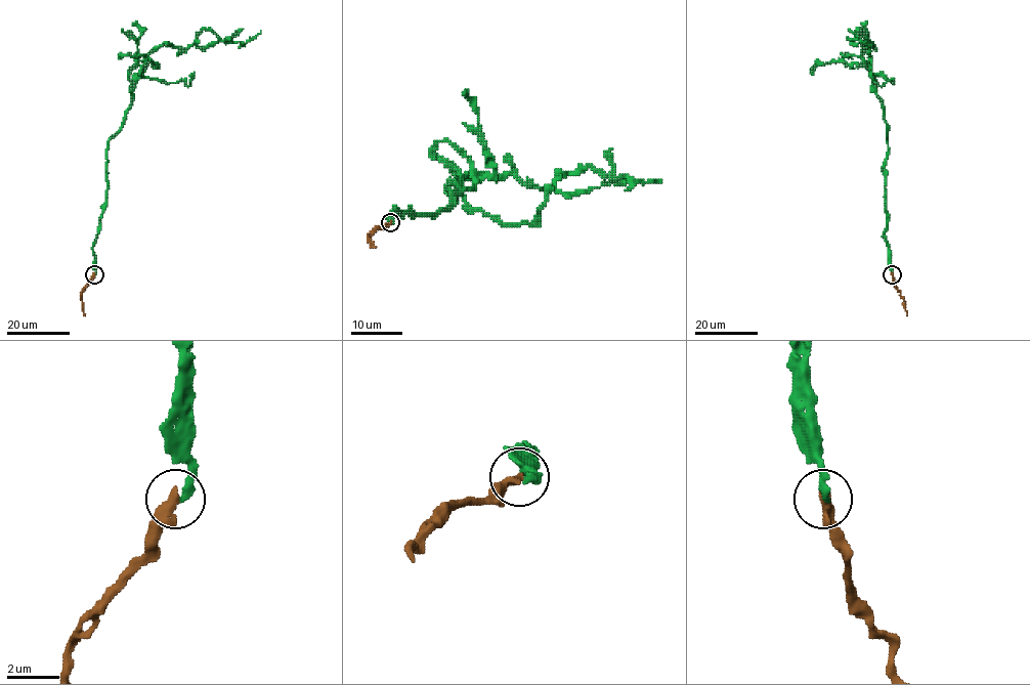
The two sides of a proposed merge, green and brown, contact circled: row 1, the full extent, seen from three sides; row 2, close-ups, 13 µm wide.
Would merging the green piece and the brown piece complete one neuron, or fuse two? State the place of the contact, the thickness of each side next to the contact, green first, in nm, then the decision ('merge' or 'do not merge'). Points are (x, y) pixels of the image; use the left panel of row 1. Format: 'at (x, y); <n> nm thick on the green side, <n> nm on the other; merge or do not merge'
at (94, 274); 260 nm thick on the green side, 360 nm on the other; merge

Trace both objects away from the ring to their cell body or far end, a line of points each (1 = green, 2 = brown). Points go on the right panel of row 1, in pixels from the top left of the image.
1: (892, 274), (888, 130), (862, 56), (870, 44), (861, 29), (857, 36), (866, 43), (866, 31)
2: (892, 274), (907, 315)

